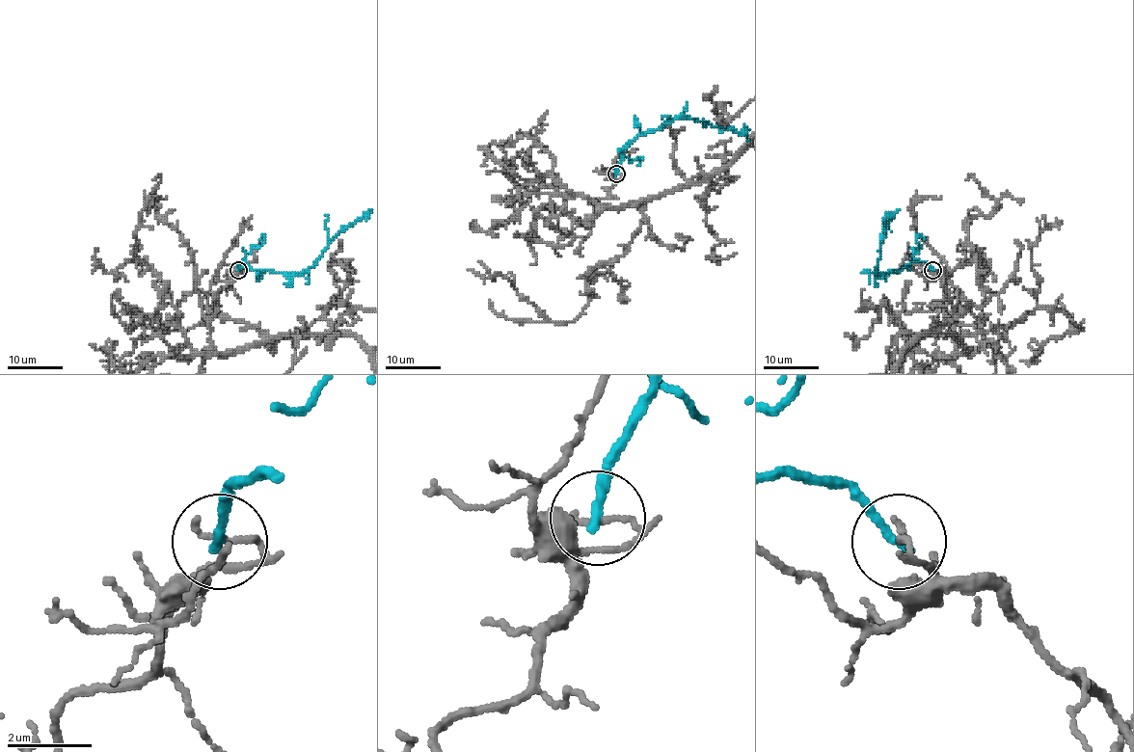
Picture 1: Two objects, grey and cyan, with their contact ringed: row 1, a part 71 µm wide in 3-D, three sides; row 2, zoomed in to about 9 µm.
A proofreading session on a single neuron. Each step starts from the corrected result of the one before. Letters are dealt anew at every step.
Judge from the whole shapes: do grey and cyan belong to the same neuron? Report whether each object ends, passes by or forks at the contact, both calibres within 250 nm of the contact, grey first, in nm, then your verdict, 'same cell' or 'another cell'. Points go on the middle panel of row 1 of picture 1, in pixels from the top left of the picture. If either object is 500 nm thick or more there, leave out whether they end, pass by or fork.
grey ends | cyan ends | 160/240 nm | another cell

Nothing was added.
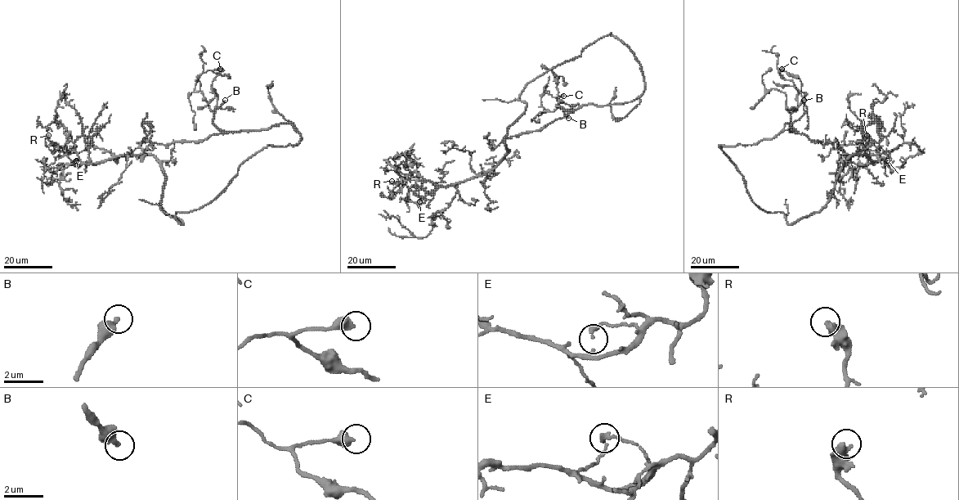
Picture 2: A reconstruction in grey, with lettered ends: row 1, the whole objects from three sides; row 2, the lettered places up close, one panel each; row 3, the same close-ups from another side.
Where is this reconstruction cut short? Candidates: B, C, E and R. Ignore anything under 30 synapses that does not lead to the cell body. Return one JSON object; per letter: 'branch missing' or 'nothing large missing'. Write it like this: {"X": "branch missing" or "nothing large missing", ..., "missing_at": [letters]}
{"B": "branch missing", "C": "nothing large missing", "E": "nothing large missing", "R": "nothing large missing", "missing_at": ["B"]}

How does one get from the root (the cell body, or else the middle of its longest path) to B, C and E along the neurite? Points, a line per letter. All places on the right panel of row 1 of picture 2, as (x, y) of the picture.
B: (750, 197), (743, 177), (719, 146), (772, 139), (786, 123), (795, 132), (790, 114), (804, 100)
C: (750, 197), (719, 146), (772, 139), (786, 123), (795, 131), (790, 114), (797, 91), (781, 69)
E: (750, 197), (765, 211), (783, 213), (792, 225), (826, 205), (850, 155), (865, 155), (874, 164), (887, 160)

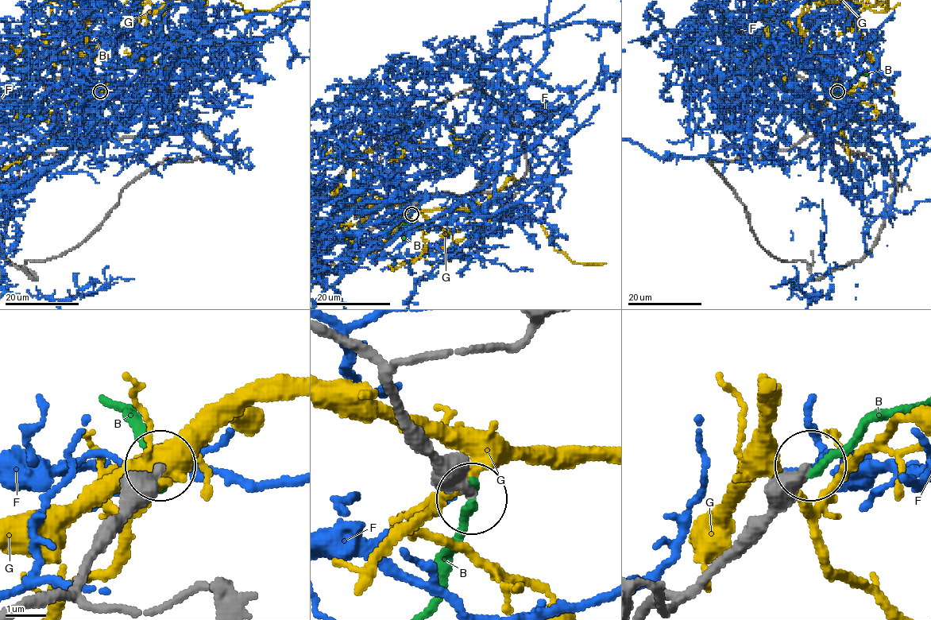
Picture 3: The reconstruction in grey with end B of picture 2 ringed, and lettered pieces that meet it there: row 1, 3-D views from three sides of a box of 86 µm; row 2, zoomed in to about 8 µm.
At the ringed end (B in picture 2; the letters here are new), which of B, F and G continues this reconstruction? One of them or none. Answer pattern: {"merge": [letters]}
{"merge": []}

